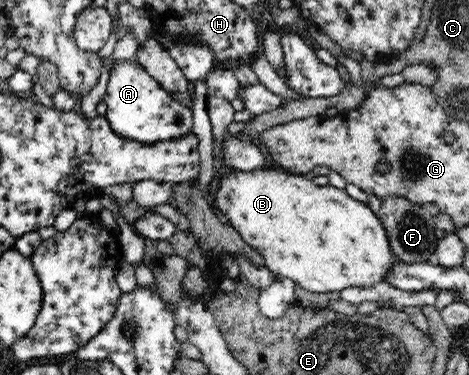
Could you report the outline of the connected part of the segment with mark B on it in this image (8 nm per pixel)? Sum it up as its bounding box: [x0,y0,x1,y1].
[209,166,400,293]

